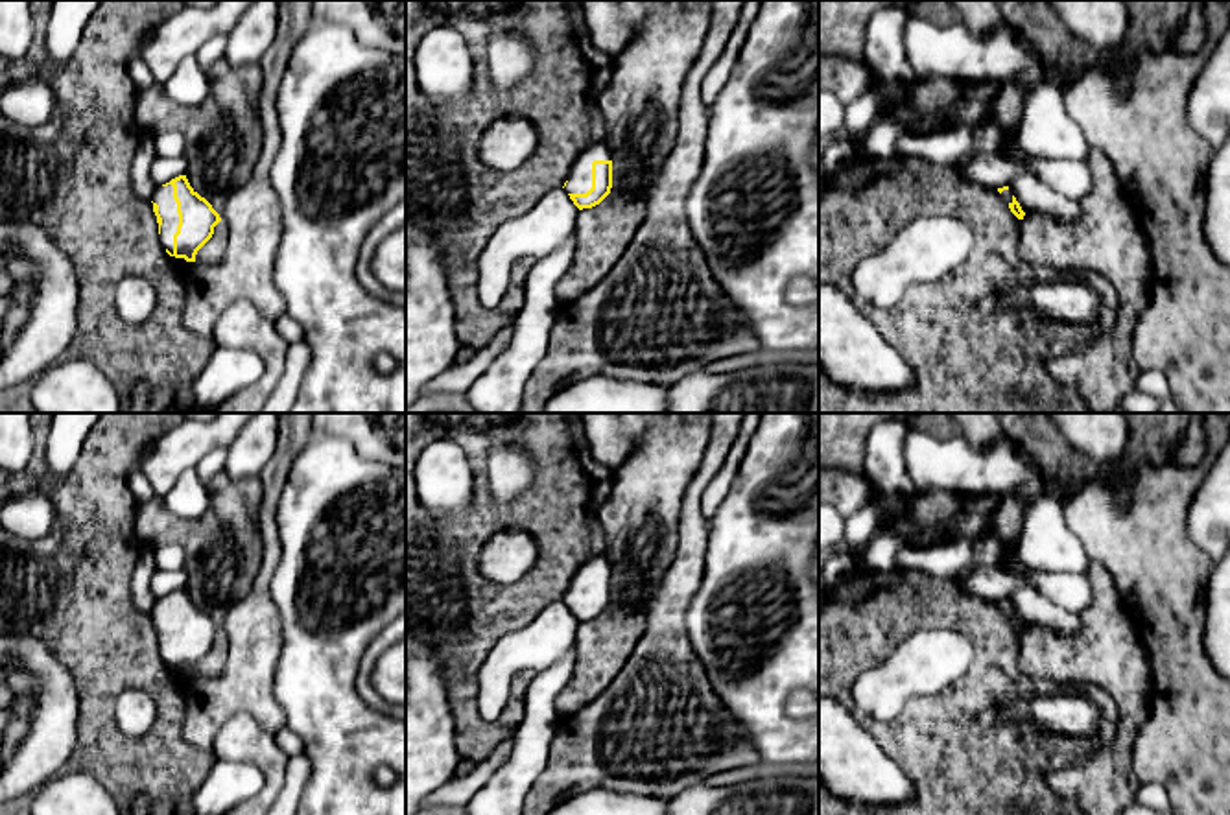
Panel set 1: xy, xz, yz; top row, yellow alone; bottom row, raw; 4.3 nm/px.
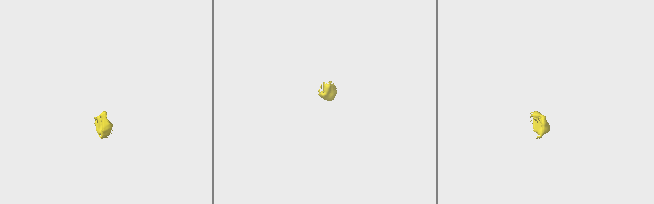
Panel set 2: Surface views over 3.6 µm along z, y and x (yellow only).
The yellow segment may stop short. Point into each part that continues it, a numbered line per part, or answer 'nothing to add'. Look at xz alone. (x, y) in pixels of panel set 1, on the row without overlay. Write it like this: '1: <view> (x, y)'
1: xz (579, 594)

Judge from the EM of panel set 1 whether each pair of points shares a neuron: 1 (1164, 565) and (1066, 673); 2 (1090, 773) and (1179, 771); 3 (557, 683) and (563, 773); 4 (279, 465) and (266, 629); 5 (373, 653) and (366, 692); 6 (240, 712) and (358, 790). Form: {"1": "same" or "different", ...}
{"1": "different", "2": "different", "3": "different", "4": "same", "5": "same", "6": "different"}

